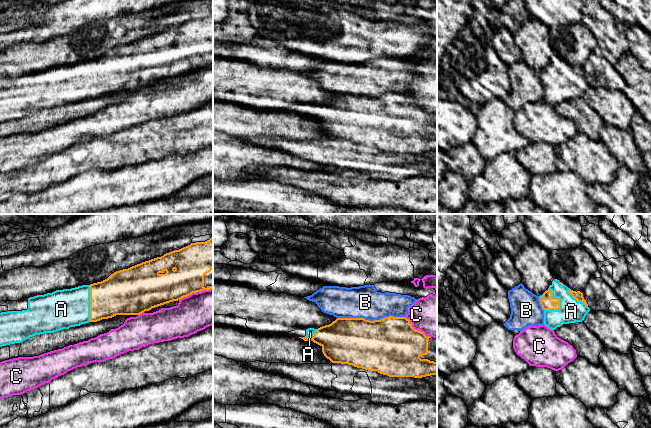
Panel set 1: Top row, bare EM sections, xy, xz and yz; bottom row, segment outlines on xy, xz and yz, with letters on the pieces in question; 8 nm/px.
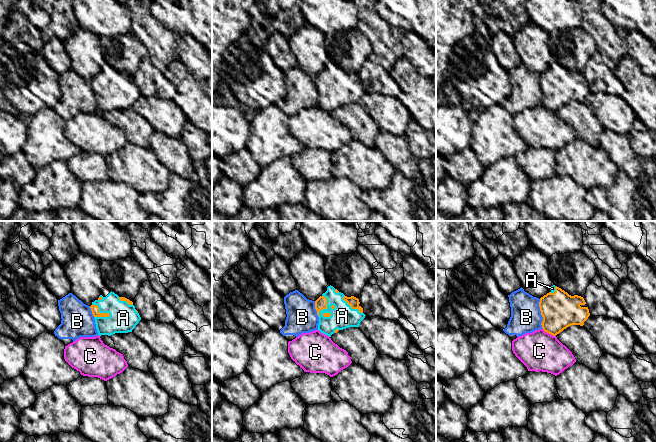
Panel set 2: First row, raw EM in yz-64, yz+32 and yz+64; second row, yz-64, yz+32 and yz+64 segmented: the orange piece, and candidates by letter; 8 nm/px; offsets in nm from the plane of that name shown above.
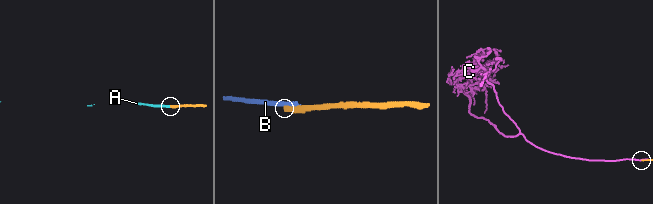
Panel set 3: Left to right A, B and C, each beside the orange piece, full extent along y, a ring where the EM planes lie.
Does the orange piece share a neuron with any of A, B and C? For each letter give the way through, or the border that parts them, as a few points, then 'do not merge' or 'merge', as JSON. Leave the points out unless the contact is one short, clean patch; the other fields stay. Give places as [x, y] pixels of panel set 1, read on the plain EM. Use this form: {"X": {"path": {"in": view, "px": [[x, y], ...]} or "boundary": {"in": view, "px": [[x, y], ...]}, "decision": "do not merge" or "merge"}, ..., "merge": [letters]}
{"A": {"decision": "merge"}, "B": {"decision": "do not merge"}, "C": {"decision": "do not merge"}, "merge": ["A"]}

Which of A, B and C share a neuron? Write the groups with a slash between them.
A / B / C

